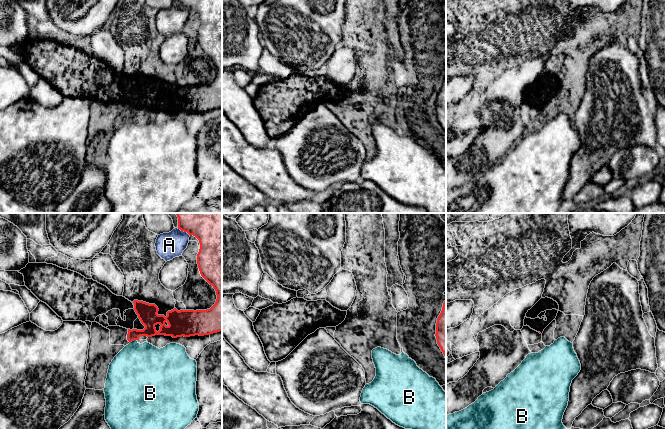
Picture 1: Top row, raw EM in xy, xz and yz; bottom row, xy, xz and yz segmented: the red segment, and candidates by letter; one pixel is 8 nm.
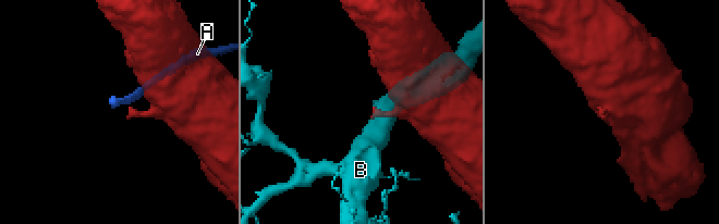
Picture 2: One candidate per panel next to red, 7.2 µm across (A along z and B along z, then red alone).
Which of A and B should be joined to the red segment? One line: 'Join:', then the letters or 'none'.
Join: none

